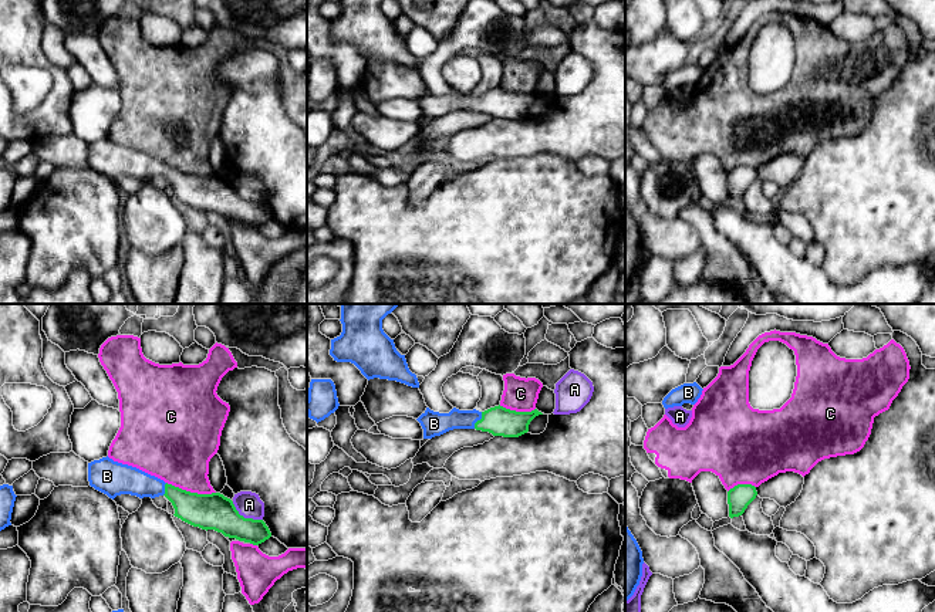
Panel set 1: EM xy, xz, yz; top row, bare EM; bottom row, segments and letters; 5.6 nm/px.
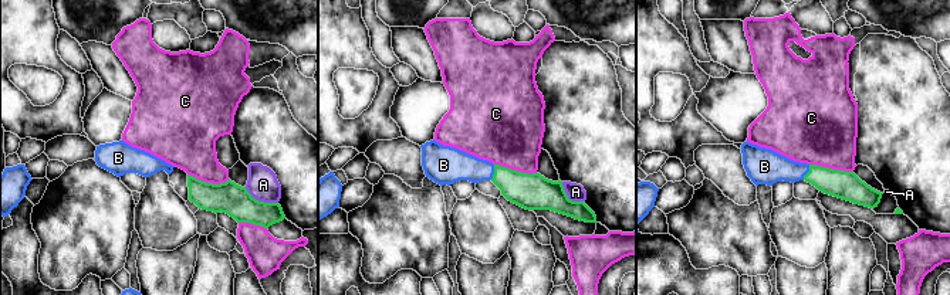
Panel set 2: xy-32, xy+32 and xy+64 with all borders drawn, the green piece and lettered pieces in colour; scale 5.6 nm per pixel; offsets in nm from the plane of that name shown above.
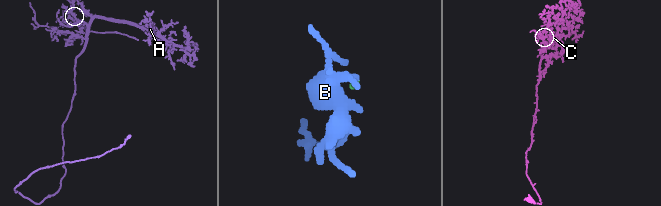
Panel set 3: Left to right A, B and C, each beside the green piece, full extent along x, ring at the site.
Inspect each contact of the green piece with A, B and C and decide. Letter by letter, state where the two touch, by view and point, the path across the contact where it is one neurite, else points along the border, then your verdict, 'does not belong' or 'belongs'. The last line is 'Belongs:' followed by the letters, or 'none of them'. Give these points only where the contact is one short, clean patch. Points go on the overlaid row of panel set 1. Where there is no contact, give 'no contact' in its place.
A: contact xy (243, 517); border xy (232, 501), (235, 509), (245, 517), (262, 520); does not belong
B: contact xz (478, 421); way xz (498, 421), (478, 421), (434, 423); belongs
C: contact xy (189, 492); does not belong
Belongs: B

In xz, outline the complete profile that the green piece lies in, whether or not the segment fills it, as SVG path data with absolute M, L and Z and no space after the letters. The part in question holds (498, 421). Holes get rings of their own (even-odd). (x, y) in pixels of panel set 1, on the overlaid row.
M500 405L485 412L453 408L449 413L439 413L426 408L416 420L423 429L423 439L432 439L453 429L476 429L493 436L519 437L529 432L530 422L539 415L543 413L537 409L516 412Z

